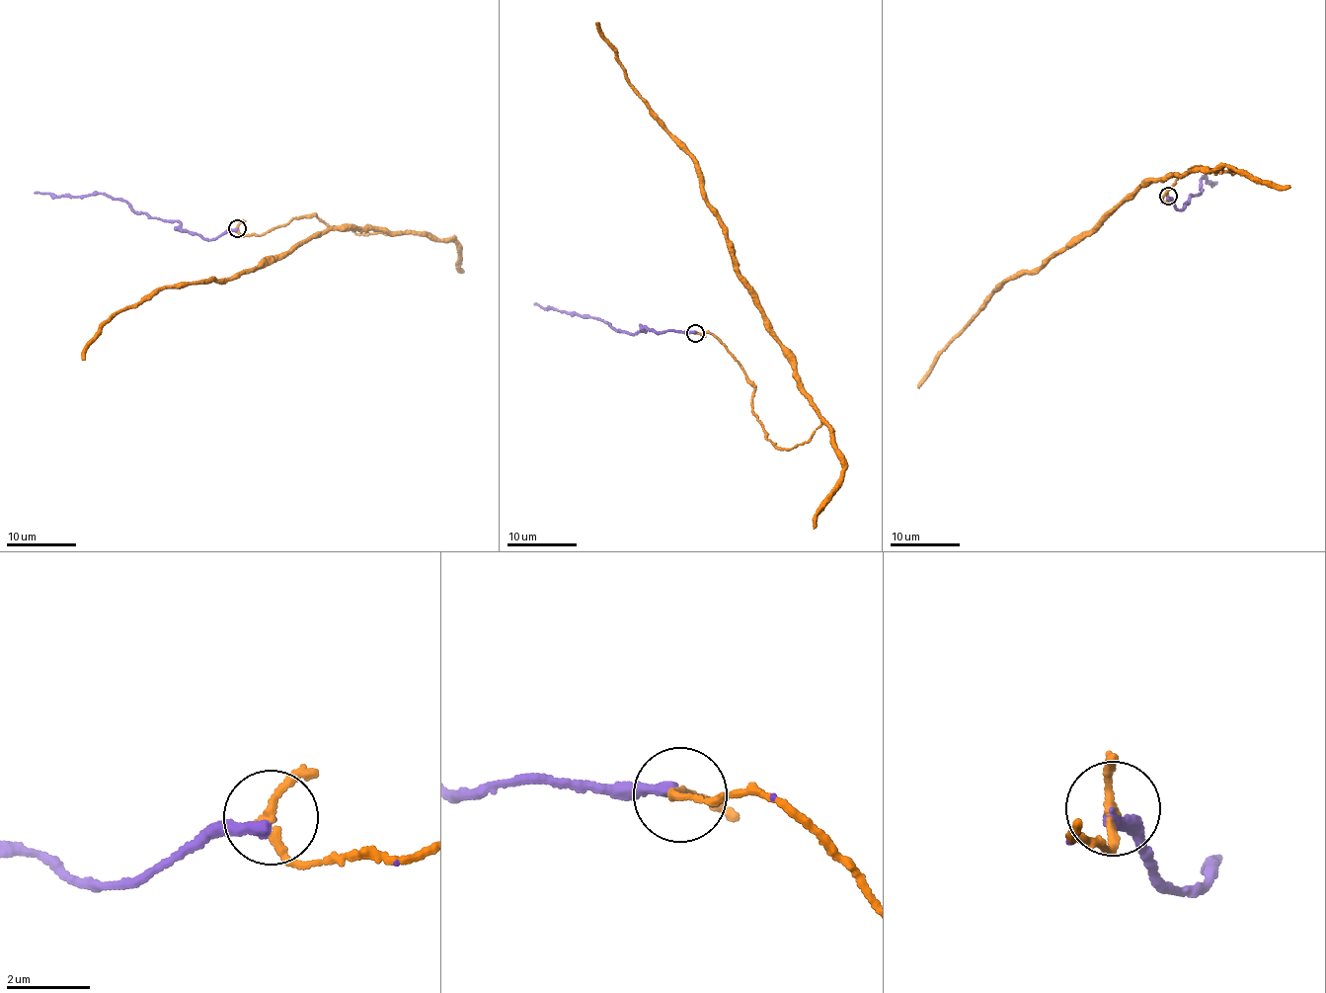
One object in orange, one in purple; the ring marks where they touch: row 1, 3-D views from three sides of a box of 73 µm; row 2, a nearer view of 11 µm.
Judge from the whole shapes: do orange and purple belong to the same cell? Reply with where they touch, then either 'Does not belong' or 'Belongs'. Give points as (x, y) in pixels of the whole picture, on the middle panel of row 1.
Place: (695, 333). Belongs

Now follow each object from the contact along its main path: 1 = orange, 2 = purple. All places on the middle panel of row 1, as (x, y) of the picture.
1: (695, 332), (742, 368), (766, 436), (803, 445), (820, 424), (795, 356), (740, 276), (697, 161), (597, 23)
2: (695, 332), (658, 332), (645, 328), (628, 334), (594, 317), (570, 315), (534, 303)

